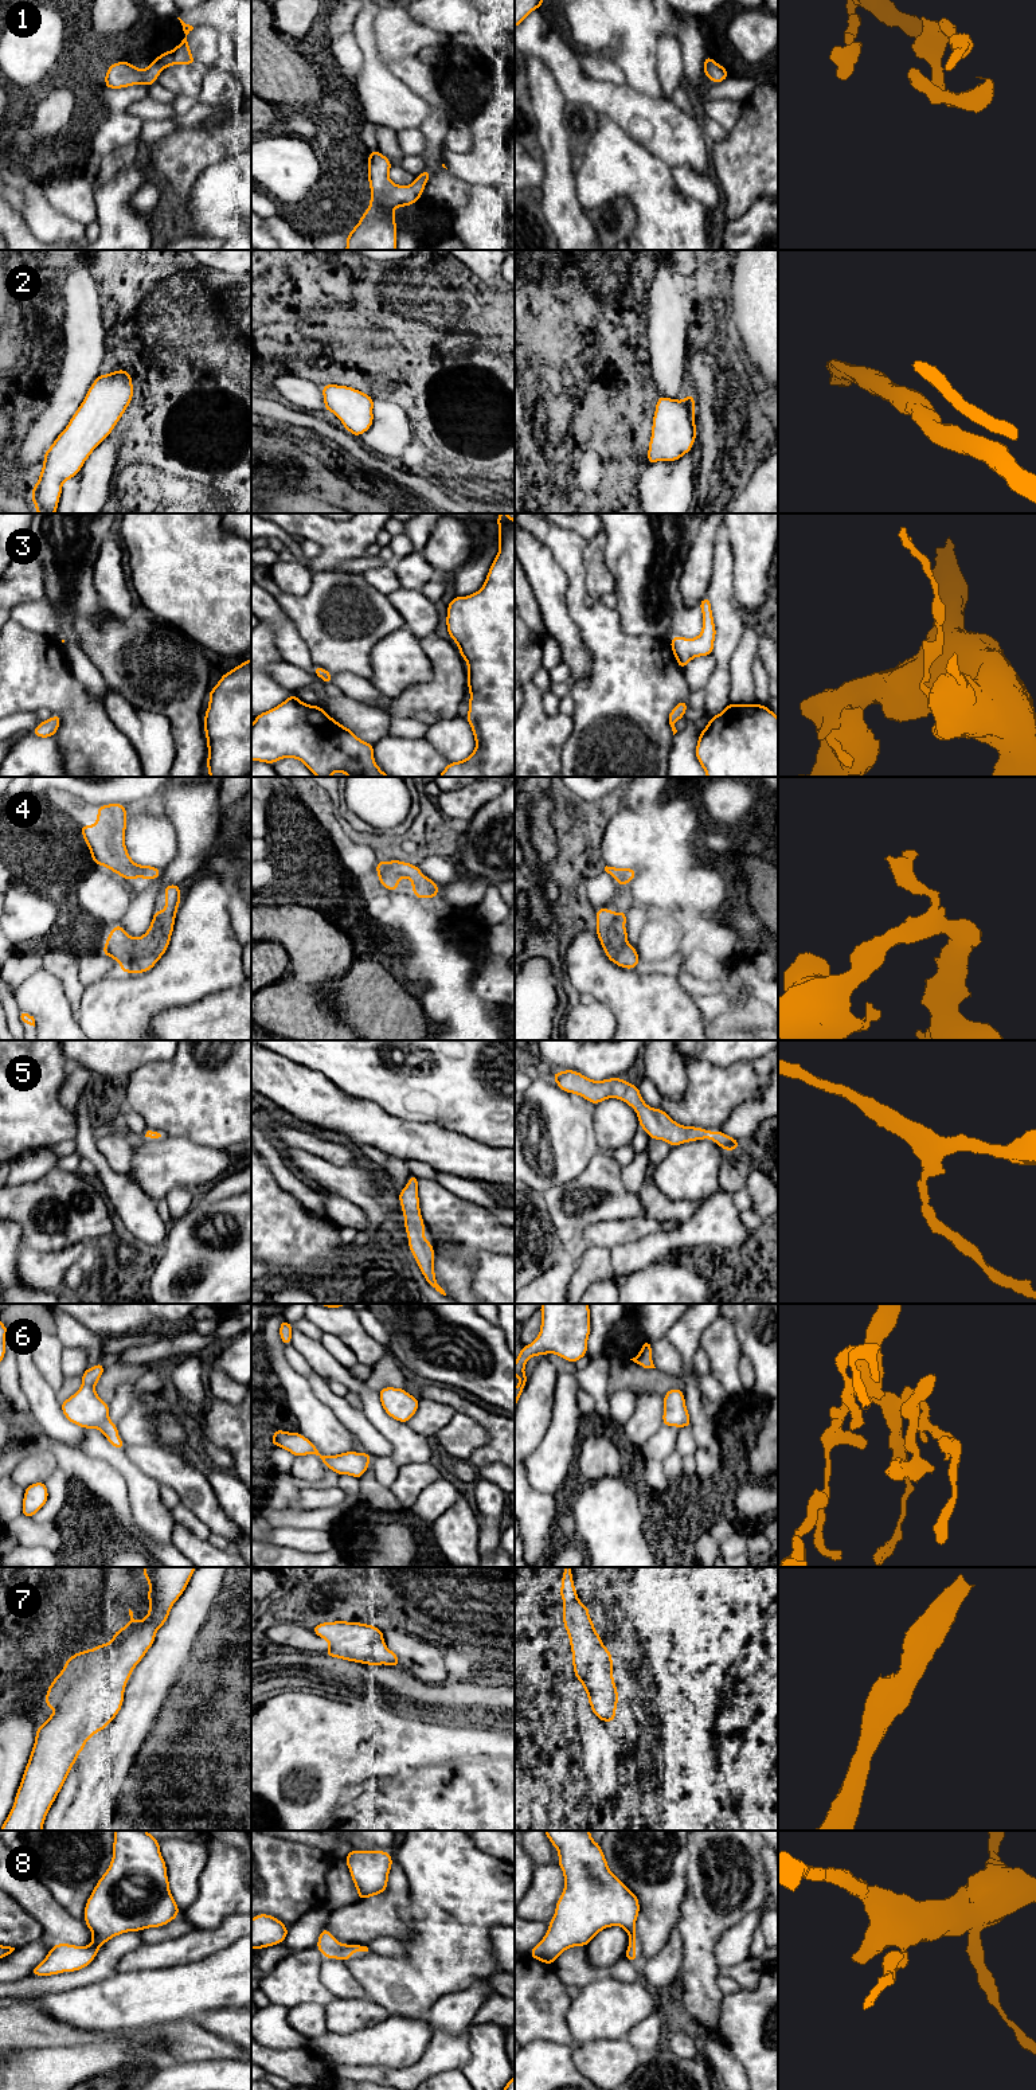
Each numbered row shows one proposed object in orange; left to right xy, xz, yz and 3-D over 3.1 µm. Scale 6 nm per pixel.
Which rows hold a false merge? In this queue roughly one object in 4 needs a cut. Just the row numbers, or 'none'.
none

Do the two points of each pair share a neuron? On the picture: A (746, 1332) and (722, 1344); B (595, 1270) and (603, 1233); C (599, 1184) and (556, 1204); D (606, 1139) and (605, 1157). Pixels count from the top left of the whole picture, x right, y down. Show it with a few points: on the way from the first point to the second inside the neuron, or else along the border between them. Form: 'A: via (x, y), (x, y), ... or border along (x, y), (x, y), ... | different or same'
A: border along (722, 1317), (732, 1325), (737, 1340), (745, 1352) | different
B: border along (587, 1243), (606, 1247), (610, 1251) | different
C: via (589, 1188), (582, 1195), (571, 1195), (567, 1199) | same
D: border along (599, 1148), (612, 1152) | different

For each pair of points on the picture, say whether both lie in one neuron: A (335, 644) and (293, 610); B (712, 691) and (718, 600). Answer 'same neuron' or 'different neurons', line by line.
A: same neuron
B: same neuron

